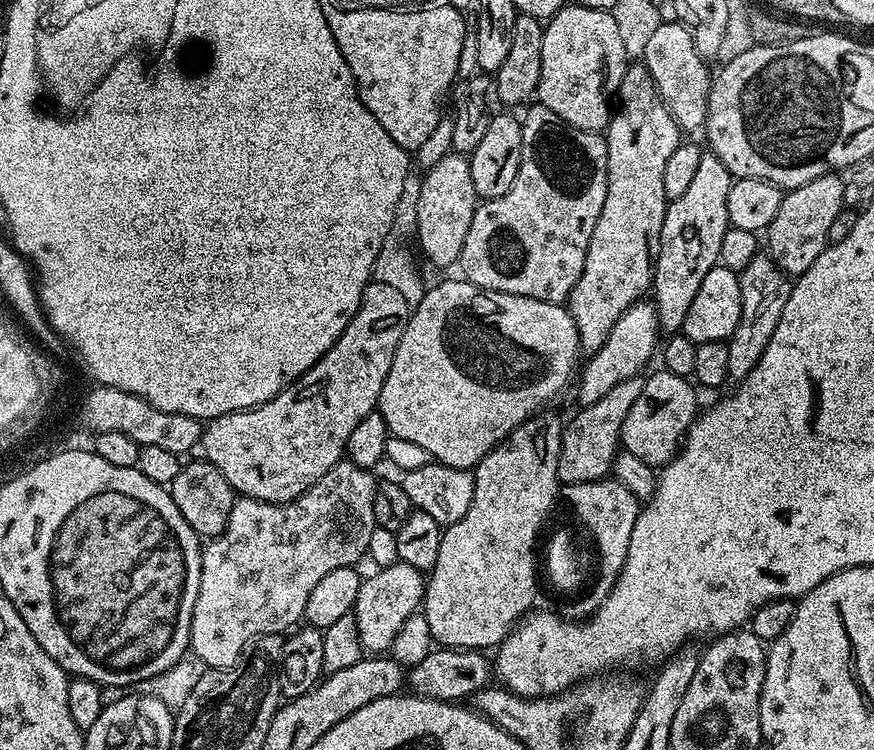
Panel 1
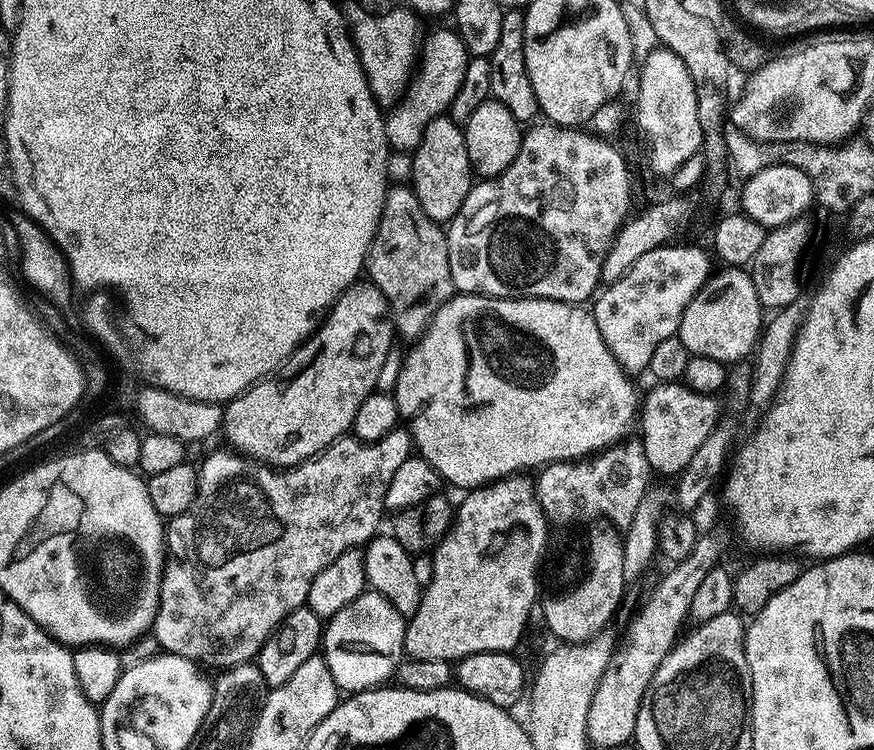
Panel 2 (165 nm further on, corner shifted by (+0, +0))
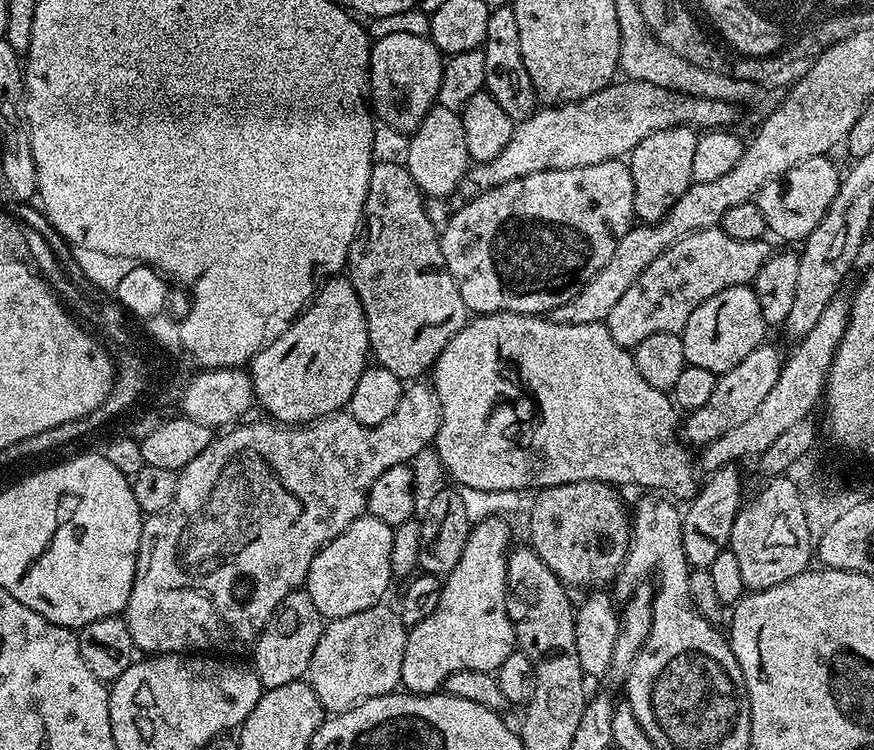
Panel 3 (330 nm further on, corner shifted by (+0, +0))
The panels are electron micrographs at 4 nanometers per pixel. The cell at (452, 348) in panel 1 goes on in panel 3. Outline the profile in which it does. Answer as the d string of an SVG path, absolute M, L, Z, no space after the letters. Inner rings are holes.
M486 312L473 315L464 327L458 330L458 334L450 338L449 344L435 360L430 369L430 383L436 393L436 400L440 403L440 425L436 431L434 449L436 448L436 456L440 459L441 466L457 480L457 485L474 487L476 490L514 491L524 494L527 488L539 490L562 486L566 482L593 480L613 486L637 484L638 487L644 488L640 490L655 490L672 498L691 498L698 491L697 465L694 463L693 453L692 456L688 453L689 445L682 439L682 424L679 419L676 421L678 409L673 404L671 395L650 386L650 382L646 382L646 378L638 374L638 366L634 366L631 351L618 346L618 342L610 338L607 323L559 324L557 320L527 312Z

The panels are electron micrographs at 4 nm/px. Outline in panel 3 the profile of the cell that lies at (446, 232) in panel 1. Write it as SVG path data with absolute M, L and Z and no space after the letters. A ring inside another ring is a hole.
M433 106L415 132L408 136L408 141L410 154L406 167L410 178L414 178L425 197L448 196L451 192L455 193L467 177L470 167L460 112Z

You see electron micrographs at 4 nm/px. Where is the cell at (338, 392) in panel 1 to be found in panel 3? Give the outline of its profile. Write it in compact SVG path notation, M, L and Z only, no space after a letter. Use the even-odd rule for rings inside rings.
M347 275L327 277L315 292L316 297L307 301L304 311L279 336L269 339L250 361L255 403L259 407L261 404L269 412L265 413L281 424L310 424L347 409L350 394L354 394L354 386L358 386L358 378L362 378L365 368L370 364L366 314Z

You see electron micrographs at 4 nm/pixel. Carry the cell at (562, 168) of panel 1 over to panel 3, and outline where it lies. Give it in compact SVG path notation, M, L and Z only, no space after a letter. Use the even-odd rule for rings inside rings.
M623 159L598 162L597 165L580 165L576 169L546 169L540 173L526 174L504 185L494 186L490 190L480 192L471 197L448 220L448 225L440 232L442 254L446 258L446 266L458 286L458 294L462 294L462 302L468 307L469 313L483 314L486 312L527 312L529 314L550 314L558 306L570 302L598 270L602 270L614 255L614 246L634 226L634 178L632 169Z

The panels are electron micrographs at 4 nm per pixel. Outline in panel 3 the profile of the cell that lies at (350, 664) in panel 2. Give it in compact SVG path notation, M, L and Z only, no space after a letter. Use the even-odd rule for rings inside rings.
M381 602L370 610L350 614L350 618L325 623L322 638L318 638L318 646L314 646L314 658L310 658L306 677L325 713L345 712L363 700L386 696L401 687L408 633L399 611L386 605Z

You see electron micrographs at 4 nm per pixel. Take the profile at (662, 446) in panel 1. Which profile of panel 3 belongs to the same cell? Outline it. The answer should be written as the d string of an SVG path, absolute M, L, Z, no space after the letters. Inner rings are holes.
M765 342L755 348L734 370L723 373L714 386L714 395L706 401L706 406L698 406L698 410L687 413L682 424L682 434L687 443L692 446L703 446L714 442L714 438L722 438L734 426L742 426L762 402L766 402L766 394L774 390L774 382L778 382L782 367L782 352L775 348L771 342Z

